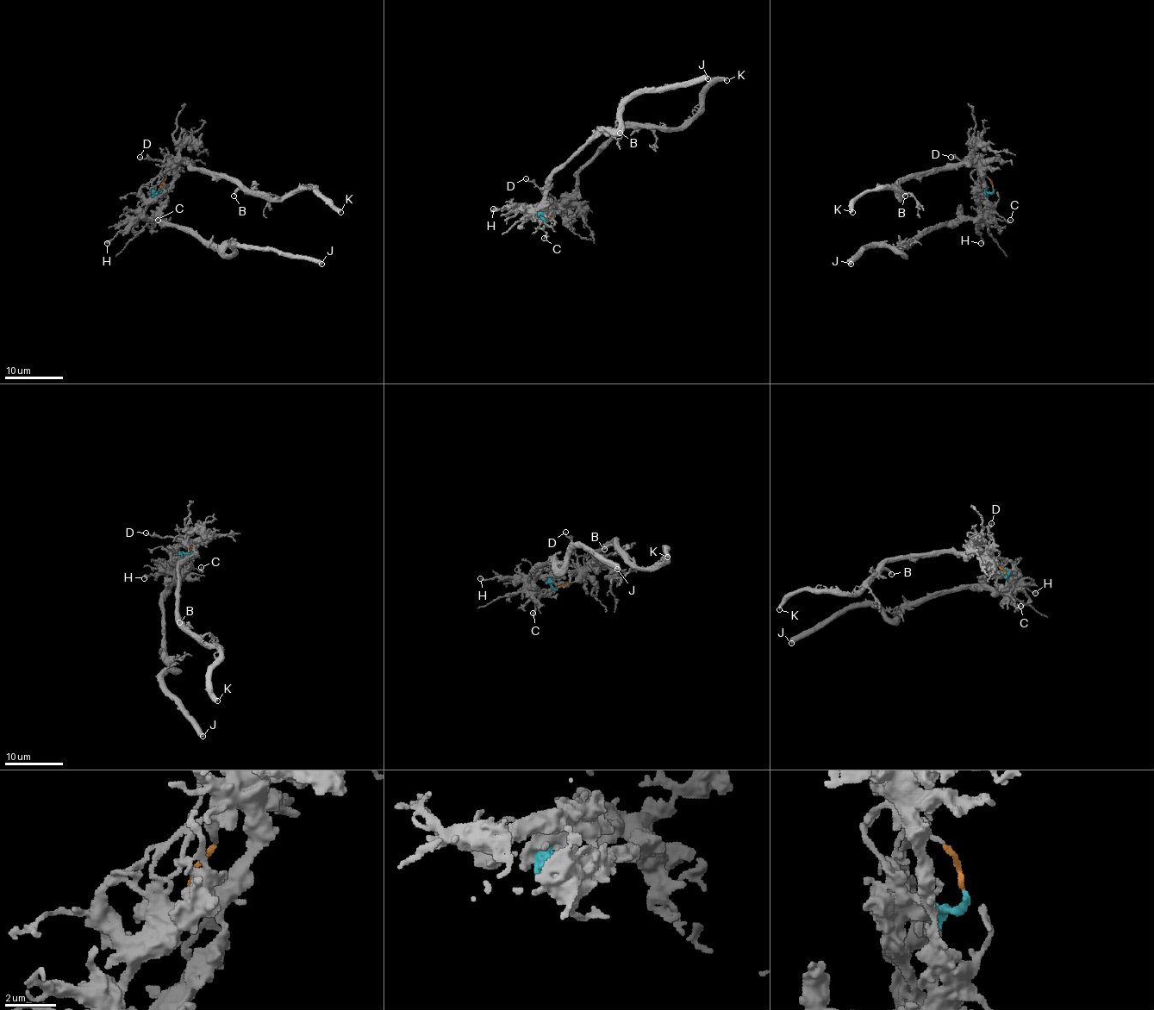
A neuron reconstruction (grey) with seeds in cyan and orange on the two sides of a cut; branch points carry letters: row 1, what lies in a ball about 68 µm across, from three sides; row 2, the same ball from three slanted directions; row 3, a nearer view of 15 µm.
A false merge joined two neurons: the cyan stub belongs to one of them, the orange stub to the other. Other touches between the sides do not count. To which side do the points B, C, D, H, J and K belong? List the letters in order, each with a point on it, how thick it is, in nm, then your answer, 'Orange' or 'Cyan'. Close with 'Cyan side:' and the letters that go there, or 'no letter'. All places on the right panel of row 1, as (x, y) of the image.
B: Place: (905, 196). Thickness 190 nm. Orange
C: Place: (1010, 220). Thickness 200 nm. Cyan
D: Place: (951, 157). Thickness 120 nm. Orange
H: Place: (981, 243). Thickness 240 nm. Cyan
J: Place: (851, 264). Thickness 550 nm. Cyan
K: Place: (852, 212). Thickness 460 nm. Orange
Cyan side: C, H, J

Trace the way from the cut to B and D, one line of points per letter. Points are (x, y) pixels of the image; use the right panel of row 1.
B: (993, 189), (988, 177), (975, 165), (969, 163), (911, 173), (899, 186), (905, 196)
D: (993, 189), (988, 178), (977, 165), (951, 157)

